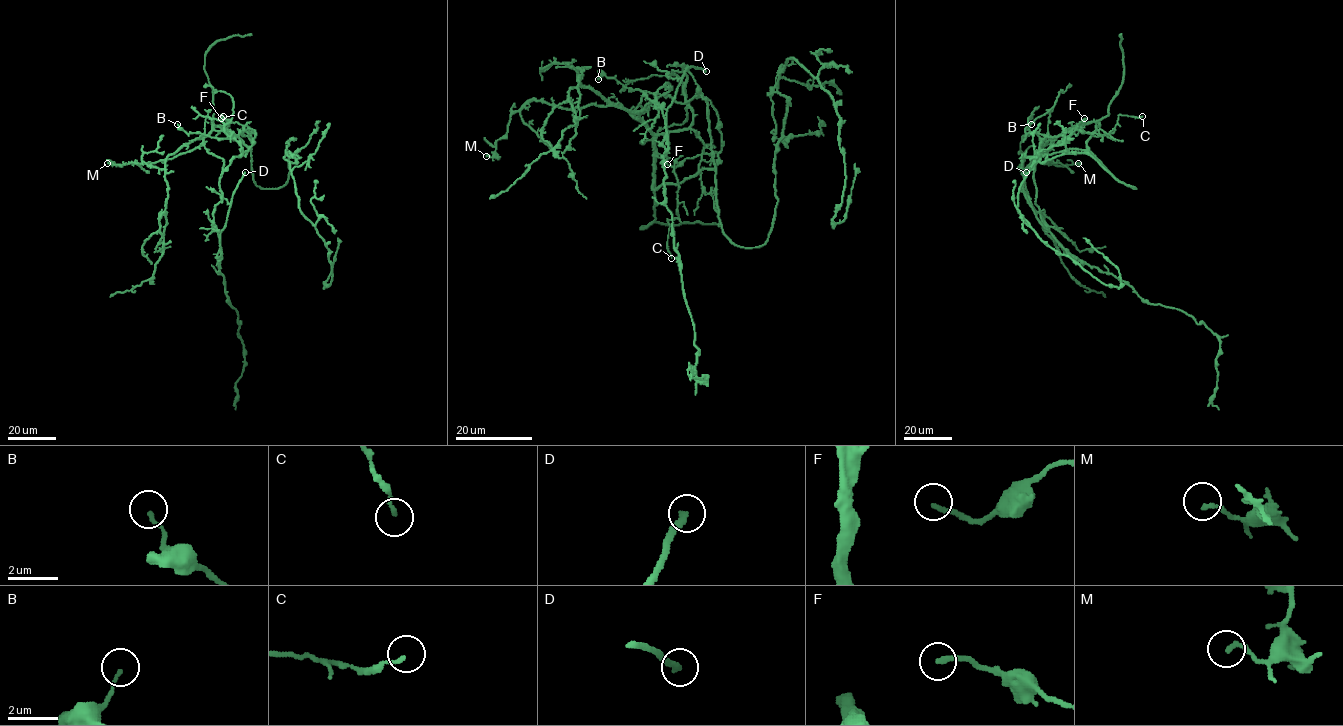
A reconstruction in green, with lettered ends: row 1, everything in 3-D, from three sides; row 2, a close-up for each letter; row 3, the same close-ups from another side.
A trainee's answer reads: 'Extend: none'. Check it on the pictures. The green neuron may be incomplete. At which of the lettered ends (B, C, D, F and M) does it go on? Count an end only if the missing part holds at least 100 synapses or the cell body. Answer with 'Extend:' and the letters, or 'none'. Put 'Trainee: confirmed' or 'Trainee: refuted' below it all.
Extend: none
Trainee: confirmed

